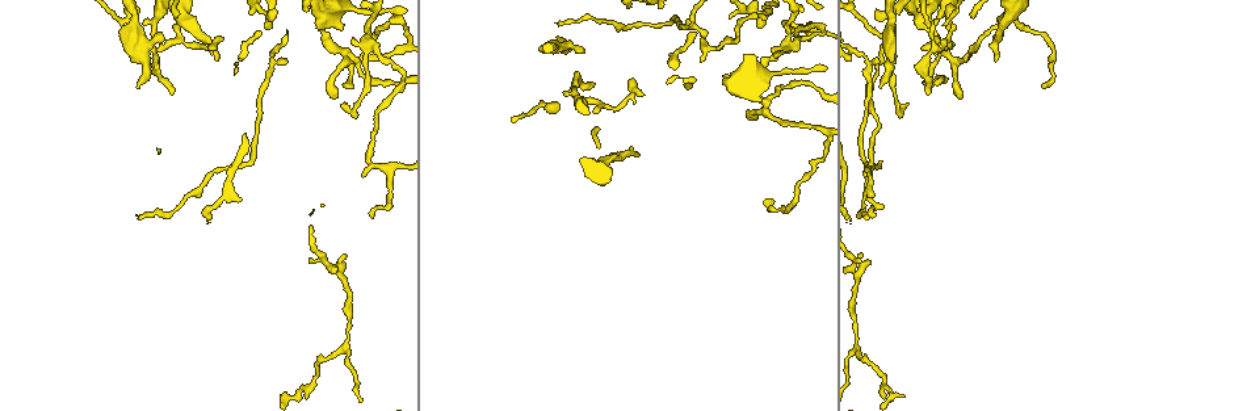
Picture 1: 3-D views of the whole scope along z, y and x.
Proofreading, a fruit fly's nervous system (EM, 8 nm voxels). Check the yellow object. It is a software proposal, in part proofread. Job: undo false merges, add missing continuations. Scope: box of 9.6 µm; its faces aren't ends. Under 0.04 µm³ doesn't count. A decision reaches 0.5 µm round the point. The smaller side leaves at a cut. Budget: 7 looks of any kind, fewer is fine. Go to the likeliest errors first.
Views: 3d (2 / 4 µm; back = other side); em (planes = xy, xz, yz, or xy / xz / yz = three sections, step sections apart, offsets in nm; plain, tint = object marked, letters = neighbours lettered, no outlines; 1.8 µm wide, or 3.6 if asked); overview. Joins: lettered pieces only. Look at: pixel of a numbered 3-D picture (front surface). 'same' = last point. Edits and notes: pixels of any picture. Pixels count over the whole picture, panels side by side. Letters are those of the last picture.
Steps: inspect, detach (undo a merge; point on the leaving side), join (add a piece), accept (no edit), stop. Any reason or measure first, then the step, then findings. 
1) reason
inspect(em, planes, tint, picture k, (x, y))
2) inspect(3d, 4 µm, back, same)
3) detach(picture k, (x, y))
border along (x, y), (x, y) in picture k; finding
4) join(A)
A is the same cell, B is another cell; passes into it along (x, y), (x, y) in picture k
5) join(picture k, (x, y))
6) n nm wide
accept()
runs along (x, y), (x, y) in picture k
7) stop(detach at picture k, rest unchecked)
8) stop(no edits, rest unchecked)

an open end
inspect(em, xy, step 4, tint, picture 1, (875, 216))

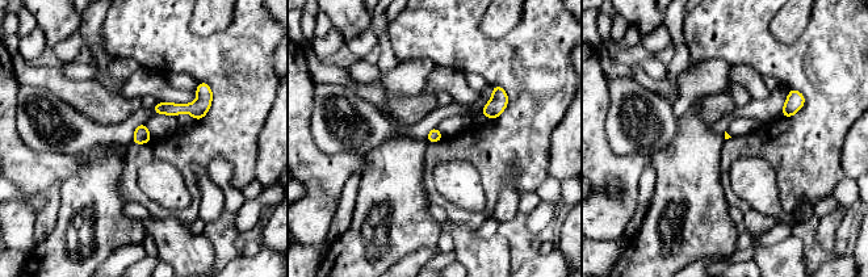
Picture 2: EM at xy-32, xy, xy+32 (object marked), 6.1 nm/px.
inspect(em, planes, letters, same)

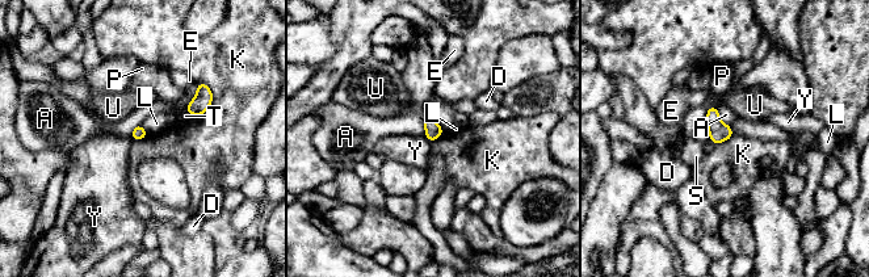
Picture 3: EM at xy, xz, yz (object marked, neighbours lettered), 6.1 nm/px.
accept()
A, D, E, K, L, P, S, T, U and Y are other cells; border along (202, 82), (211, 104), (193, 117) in picture 3; none of them fits

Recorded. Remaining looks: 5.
free end
inspect(em, planes, letters, picture 1, (343, 24))

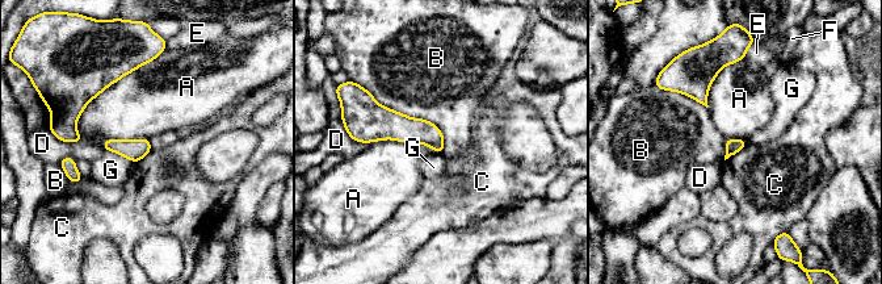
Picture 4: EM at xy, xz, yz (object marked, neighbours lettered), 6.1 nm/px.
accept()
A, B, C, D, E, F and G are other cells; border along (365, 90), (431, 121), (445, 150) in picture 4; none of them fits

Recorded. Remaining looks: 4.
an open end
inspect(3d, 2 µm, picture 1, (753, 116))

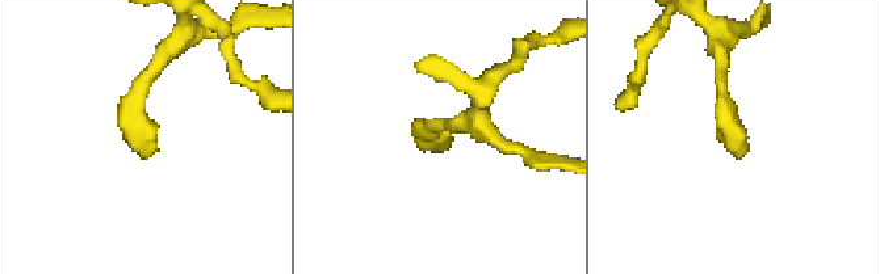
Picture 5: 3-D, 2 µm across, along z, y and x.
shape alone is not enough
inspect(em, planes, tint, picture 5, (439, 139))

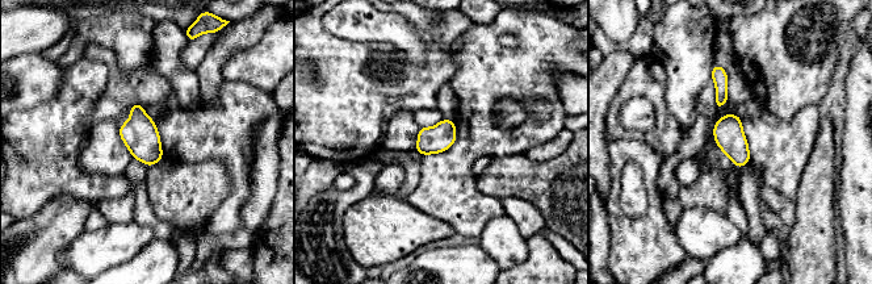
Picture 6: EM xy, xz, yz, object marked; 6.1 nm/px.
see the neighbours
inspect(em, planes, letters, same)

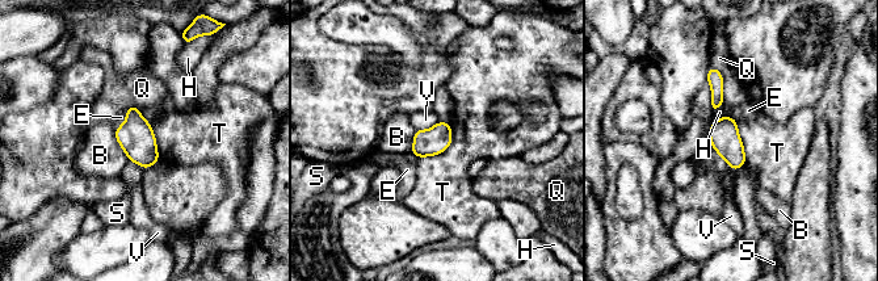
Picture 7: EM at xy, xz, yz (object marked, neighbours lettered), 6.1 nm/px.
170 nm wide
accept()
B, E, H, Q, S, T and V are other cells; border along (450, 124), (452, 142), (419, 158) in picture 7; none of them fits

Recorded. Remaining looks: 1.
stop(no edits, rest unchecked)

